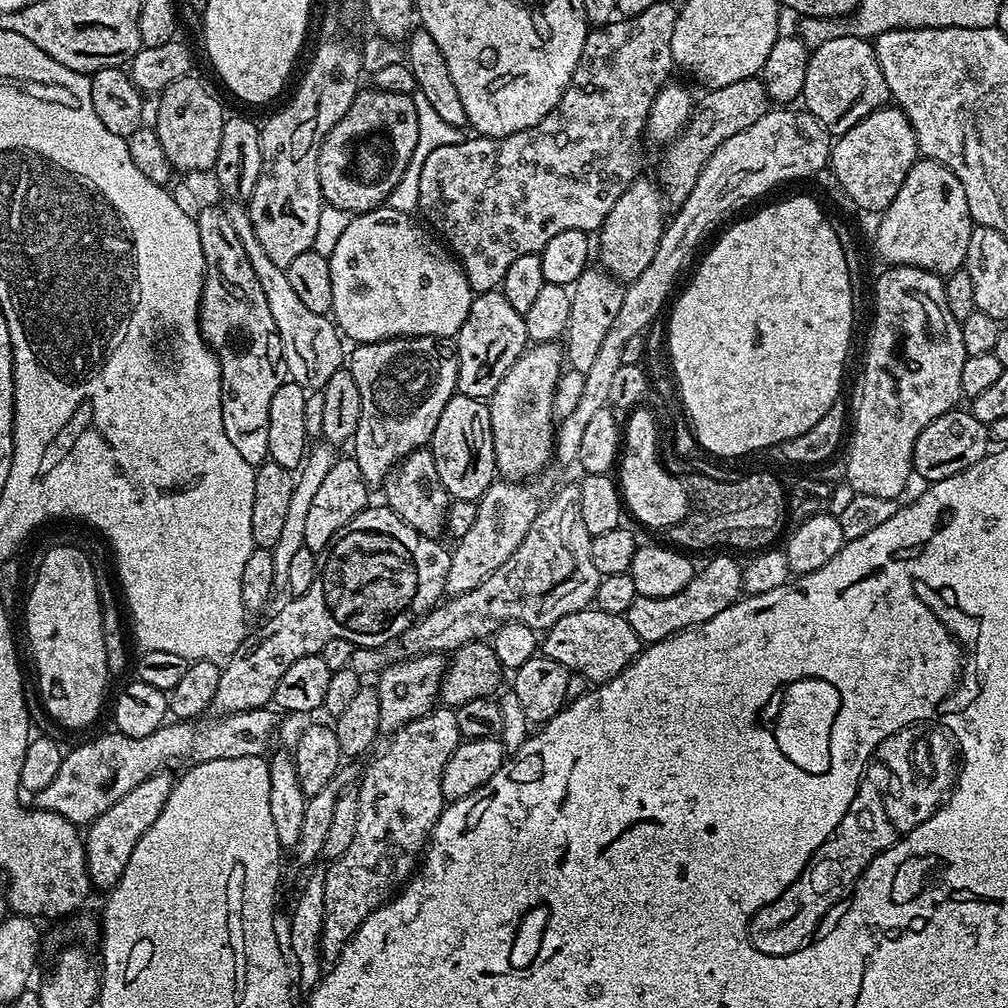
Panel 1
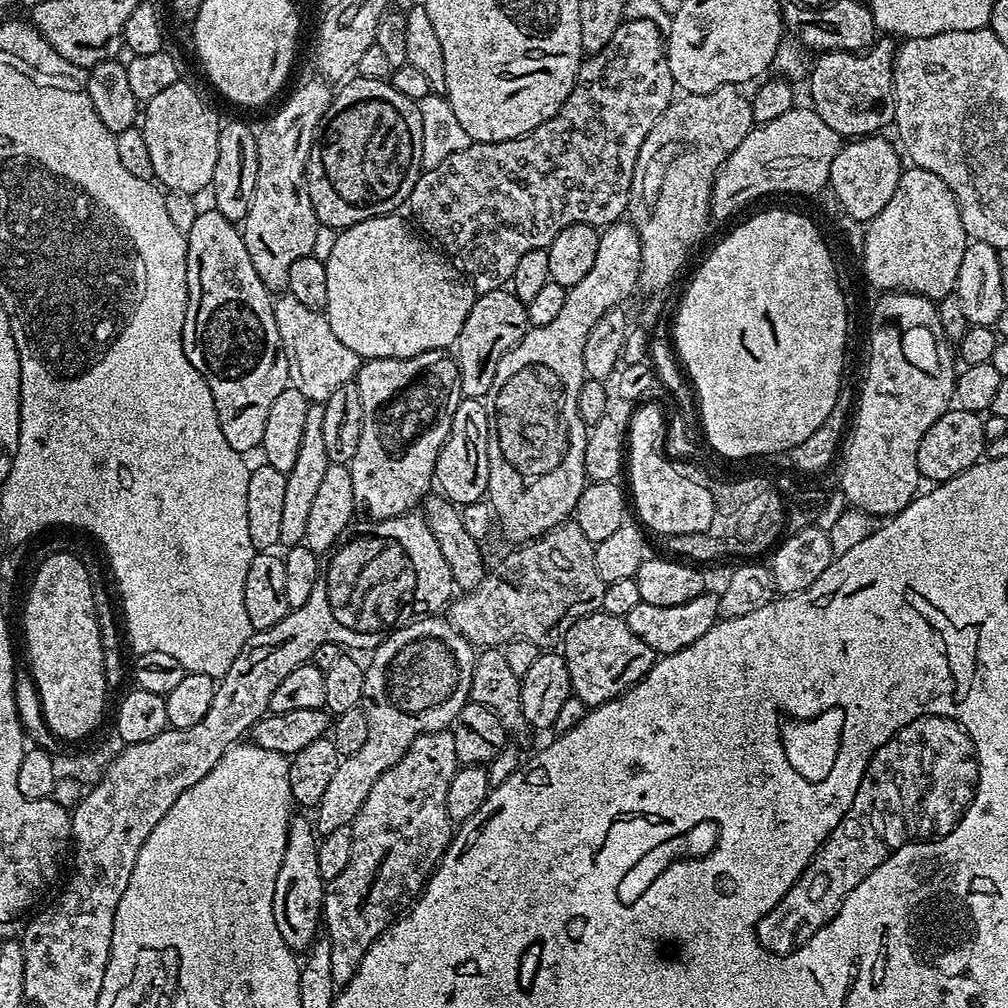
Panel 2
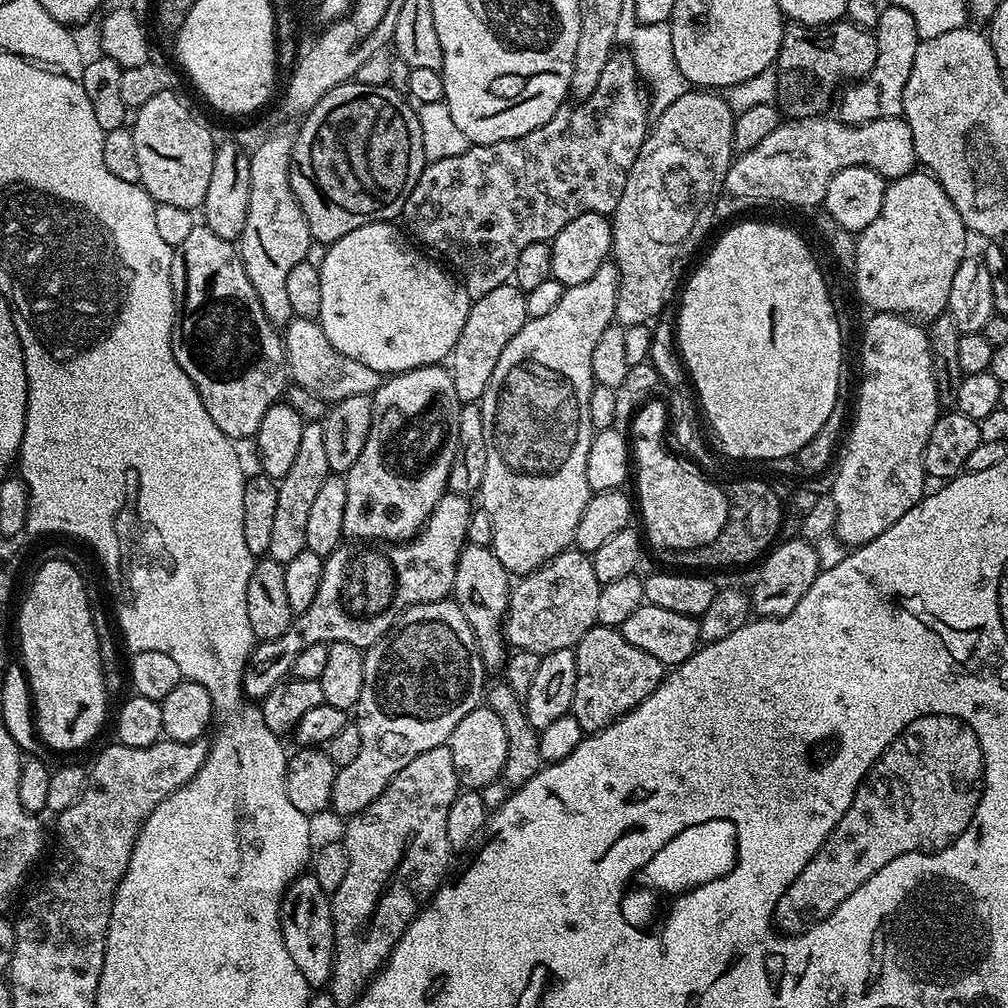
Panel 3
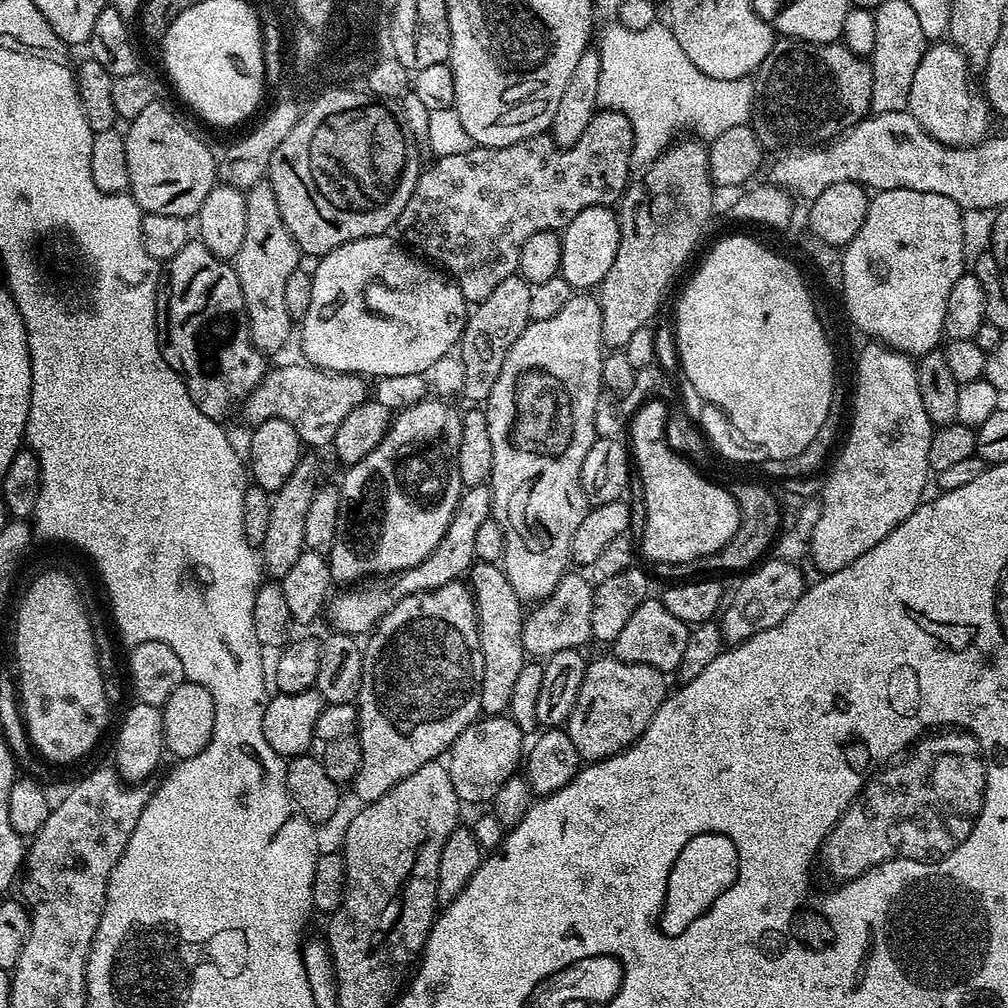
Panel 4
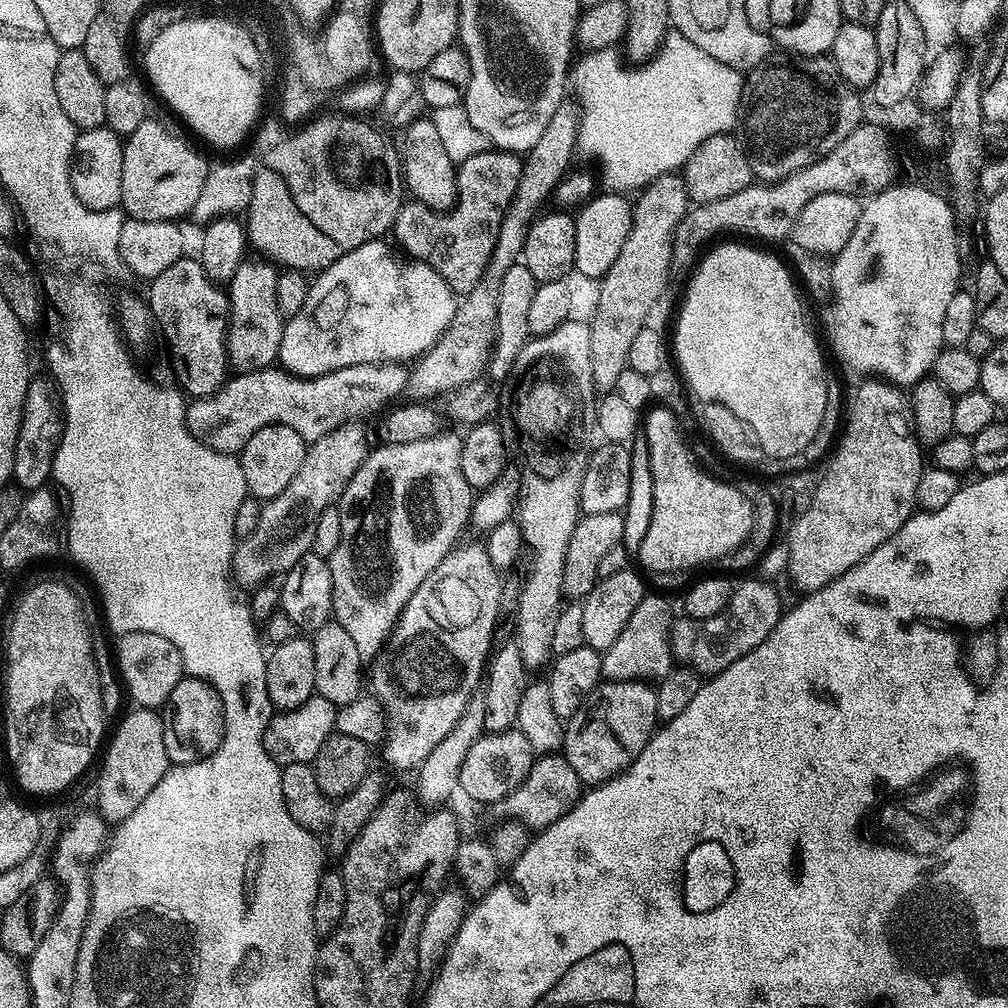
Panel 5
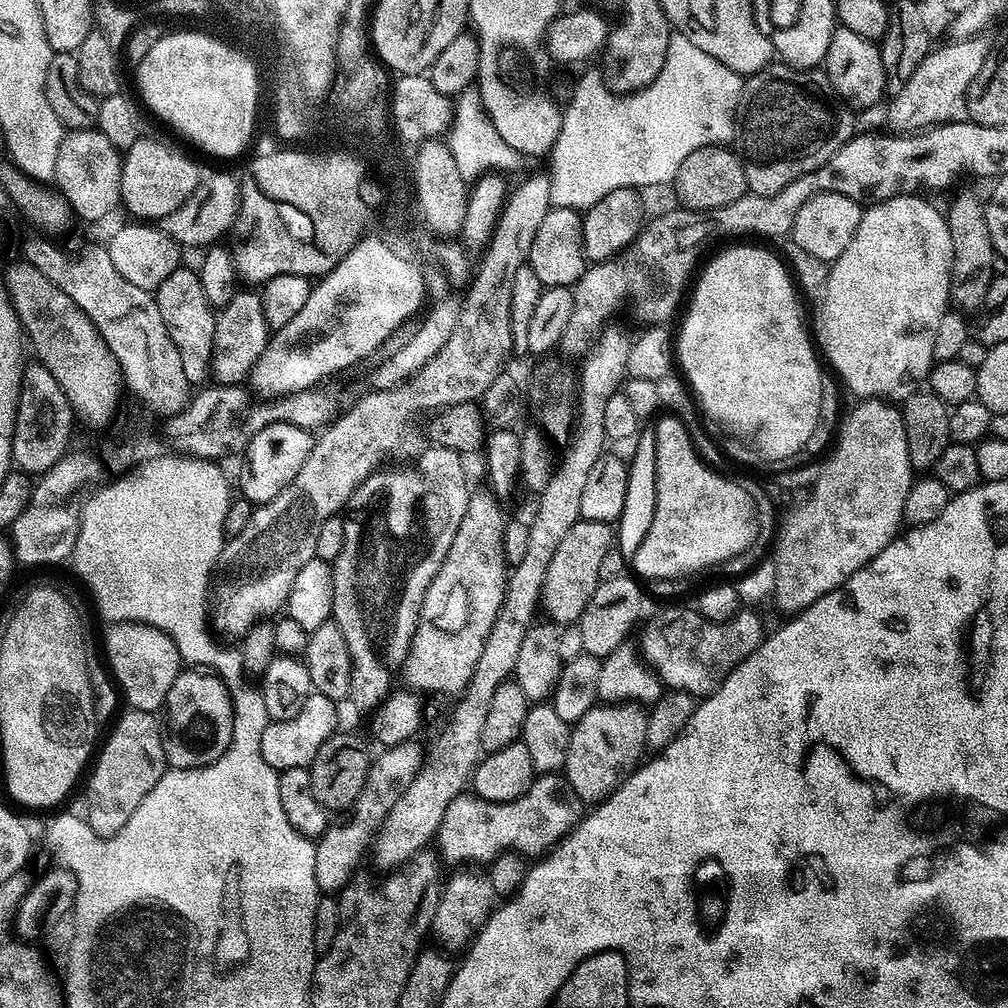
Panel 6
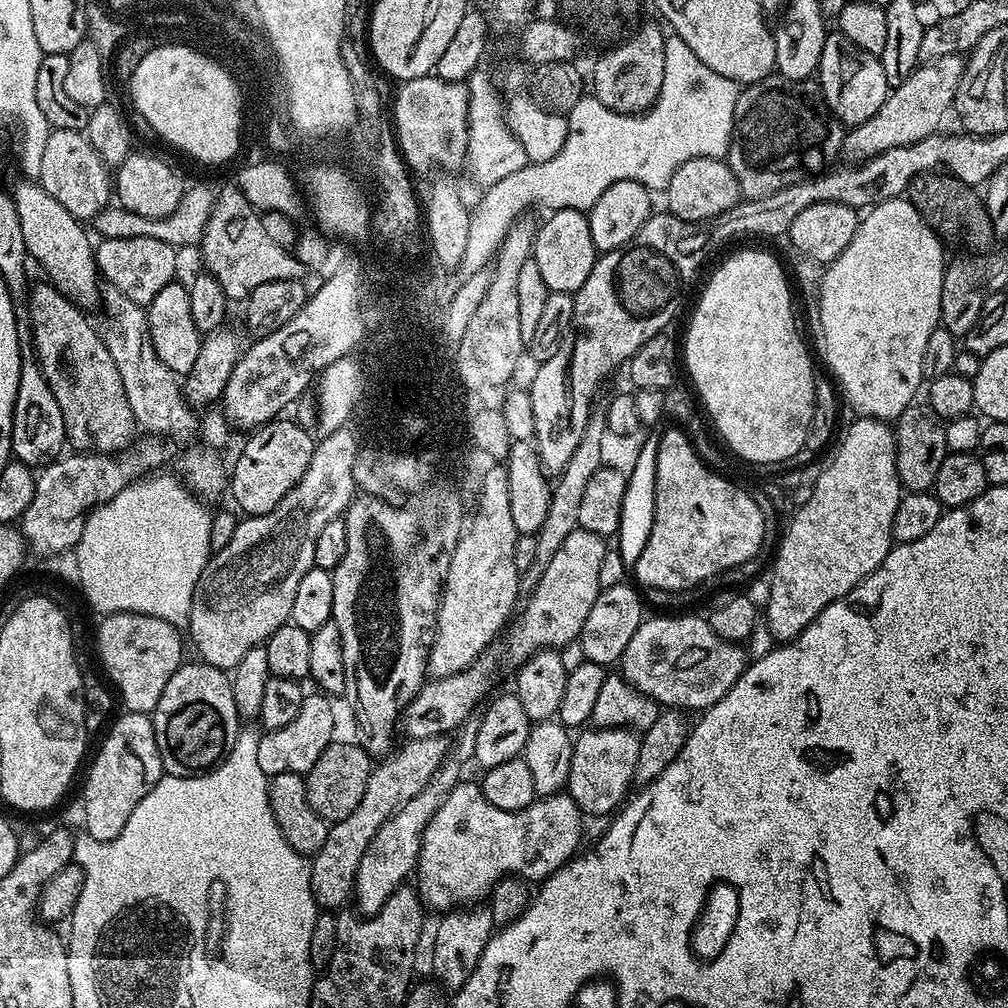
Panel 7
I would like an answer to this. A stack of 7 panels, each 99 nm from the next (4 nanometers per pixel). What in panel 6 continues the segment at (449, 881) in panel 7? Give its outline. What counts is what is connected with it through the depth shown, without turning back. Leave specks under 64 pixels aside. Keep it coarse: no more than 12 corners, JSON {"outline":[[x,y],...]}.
{"outline":[[560,774],[510,802],[475,794],[440,824],[452,866],[539,858],[585,815]]}

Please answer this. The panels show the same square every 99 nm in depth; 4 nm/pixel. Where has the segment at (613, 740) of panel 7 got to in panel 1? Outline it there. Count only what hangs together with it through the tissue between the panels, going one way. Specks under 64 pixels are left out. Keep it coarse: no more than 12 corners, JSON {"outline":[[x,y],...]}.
{"outline":[[589,606],[558,618],[543,655],[593,685],[642,650],[630,622]]}

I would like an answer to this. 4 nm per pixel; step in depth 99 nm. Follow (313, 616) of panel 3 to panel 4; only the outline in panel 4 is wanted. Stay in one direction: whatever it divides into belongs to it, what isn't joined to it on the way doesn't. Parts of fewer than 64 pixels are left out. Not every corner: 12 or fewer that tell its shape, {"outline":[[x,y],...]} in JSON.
{"outline":[[491,487],[461,491],[442,542],[402,574],[337,591],[335,631],[371,633],[403,596],[460,580],[493,519]]}

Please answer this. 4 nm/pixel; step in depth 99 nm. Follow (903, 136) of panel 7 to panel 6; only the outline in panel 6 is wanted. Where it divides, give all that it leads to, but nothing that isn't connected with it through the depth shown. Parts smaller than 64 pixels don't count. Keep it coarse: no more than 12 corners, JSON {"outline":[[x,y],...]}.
{"outline":[[983,28],[931,49],[893,95],[889,125],[961,120],[1000,38]]}

